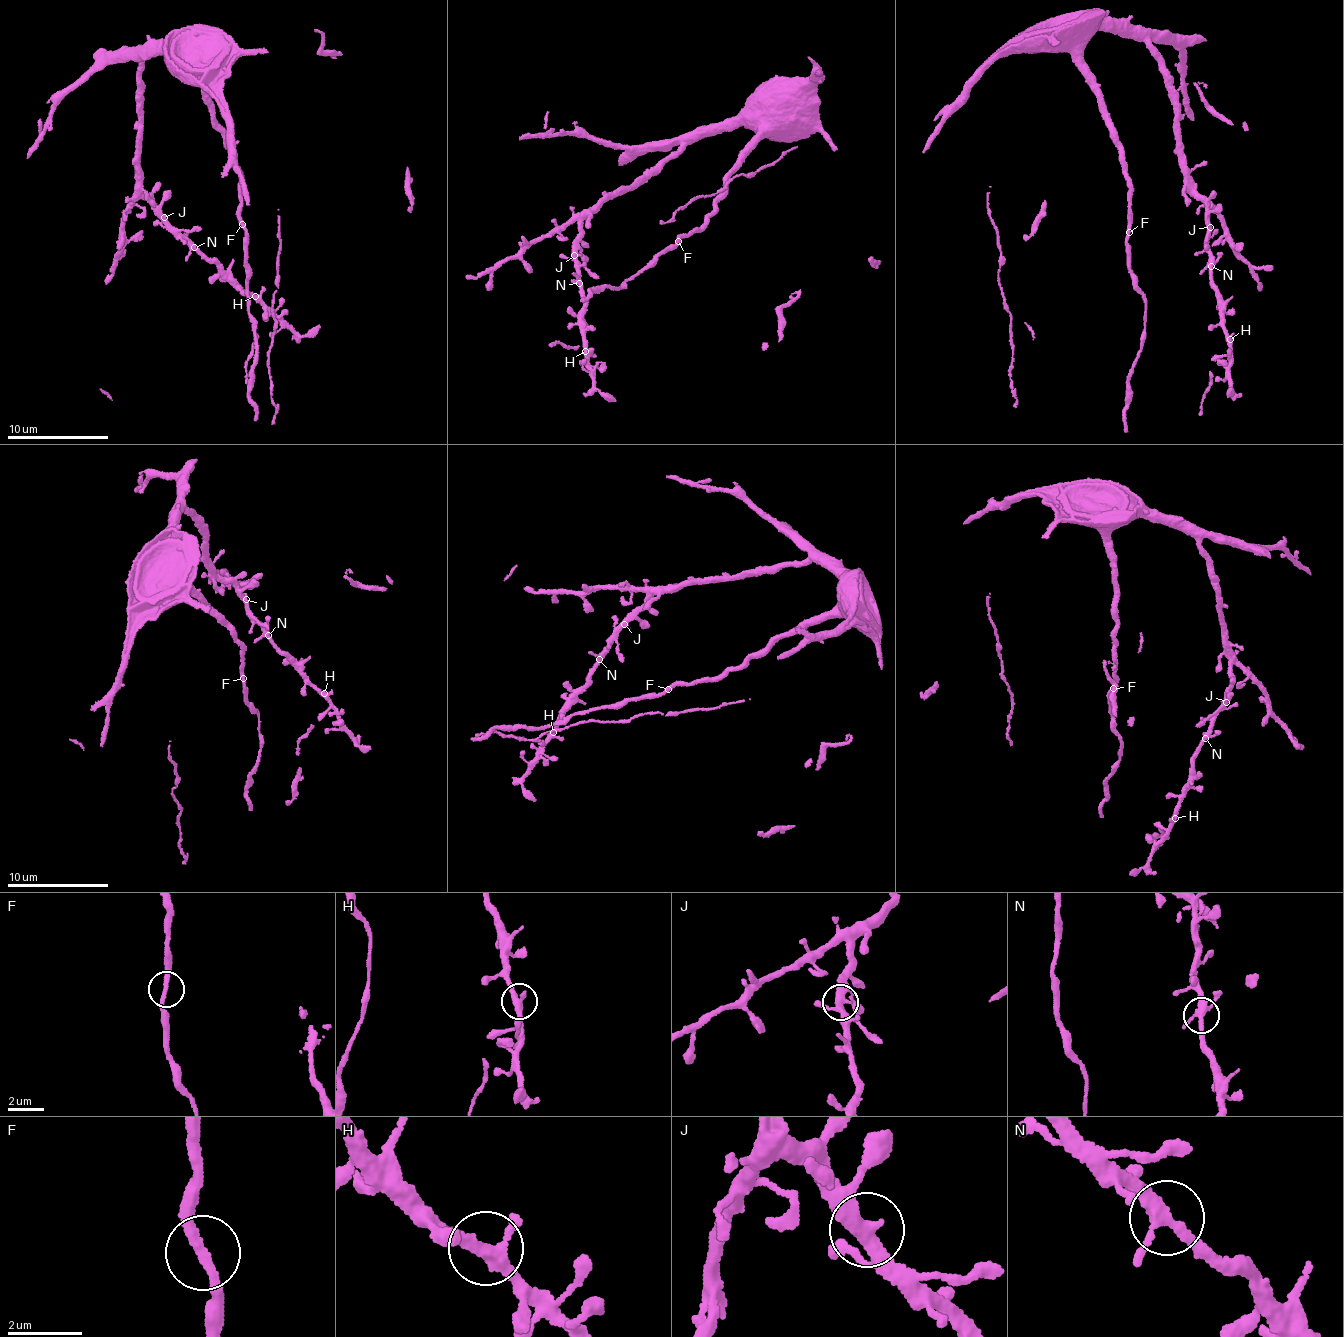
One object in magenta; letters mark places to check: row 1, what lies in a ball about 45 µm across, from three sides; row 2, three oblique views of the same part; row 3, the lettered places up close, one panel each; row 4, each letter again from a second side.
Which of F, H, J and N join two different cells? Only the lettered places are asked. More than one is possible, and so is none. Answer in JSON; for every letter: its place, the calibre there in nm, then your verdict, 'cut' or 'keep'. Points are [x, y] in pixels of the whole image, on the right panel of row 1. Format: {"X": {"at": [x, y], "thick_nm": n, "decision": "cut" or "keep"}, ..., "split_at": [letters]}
{"F": {"at": [1129, 232], "thick_nm": 240, "decision": "keep"}, "H": {"at": [1230, 339], "thick_nm": 280, "decision": "keep"}, "J": {"at": [1210, 227], "thick_nm": 320, "decision": "keep"}, "N": {"at": [1211, 266], "thick_nm": 300, "decision": "keep"}, "split_at": []}

